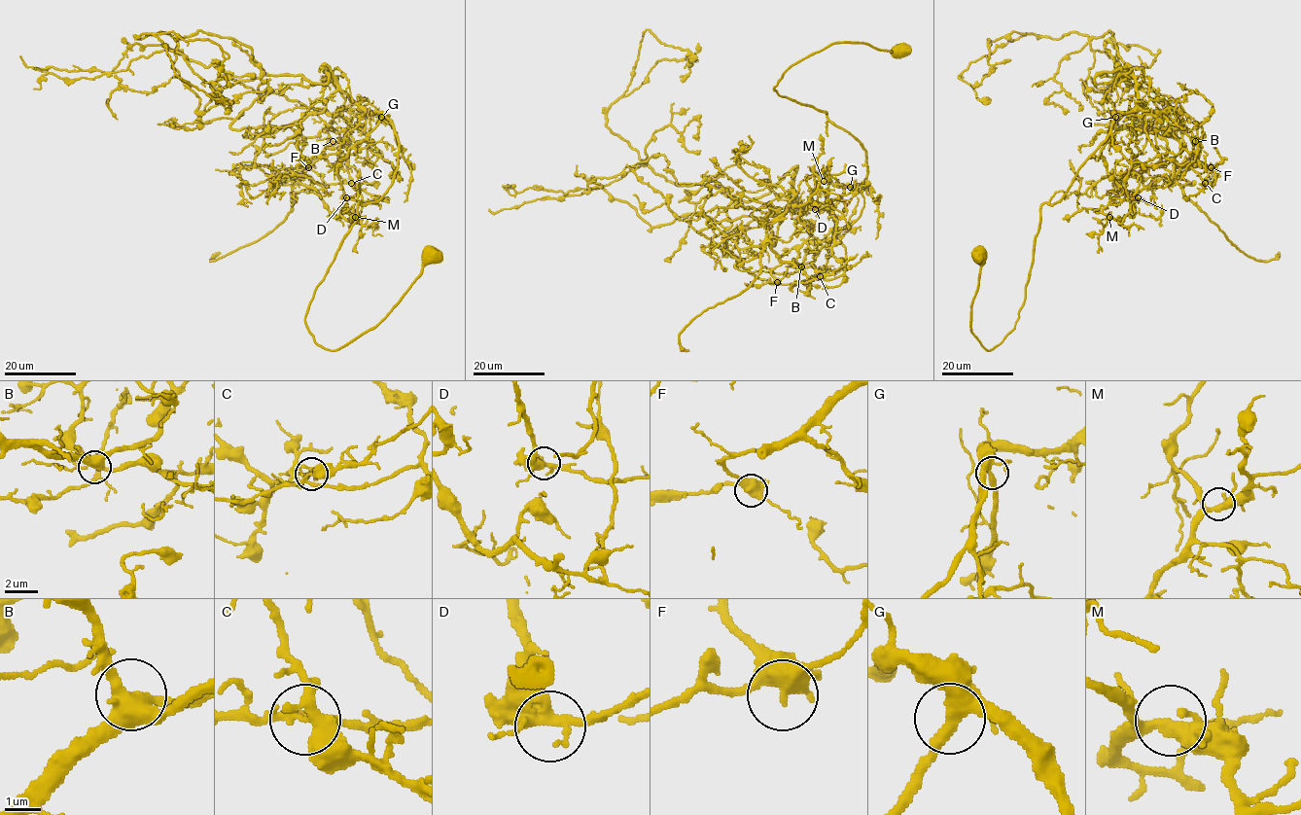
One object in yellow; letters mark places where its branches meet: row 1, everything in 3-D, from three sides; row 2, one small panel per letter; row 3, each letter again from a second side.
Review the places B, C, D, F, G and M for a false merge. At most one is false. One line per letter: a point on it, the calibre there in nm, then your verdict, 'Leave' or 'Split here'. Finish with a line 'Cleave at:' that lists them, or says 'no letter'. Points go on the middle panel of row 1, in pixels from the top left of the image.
B: Place: (801, 266). Thickness 380 nm. Leave
C: Place: (820, 276). Thickness 340 nm. Split here
D: Place: (815, 209). Thickness 360 nm. Leave
F: Place: (777, 282). Thickness 420 nm. Leave
G: Place: (850, 187). Thickness 320 nm. Leave
M: Place: (824, 181). Thickness 340 nm. Leave
Cleave at: C

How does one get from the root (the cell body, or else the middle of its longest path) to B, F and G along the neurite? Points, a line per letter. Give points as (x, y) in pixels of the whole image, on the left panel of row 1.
B: (435, 255), (378, 324), (334, 350), (314, 341), (314, 290), (399, 151), (392, 124), (363, 107), (333, 141)
F: (435, 255), (378, 324), (319, 345), (307, 308), (357, 204), (391, 184), (392, 124), (363, 107), (308, 167)
G: (435, 255), (378, 324), (334, 350), (314, 341), (314, 290), (357, 204), (397, 169), (381, 117)

